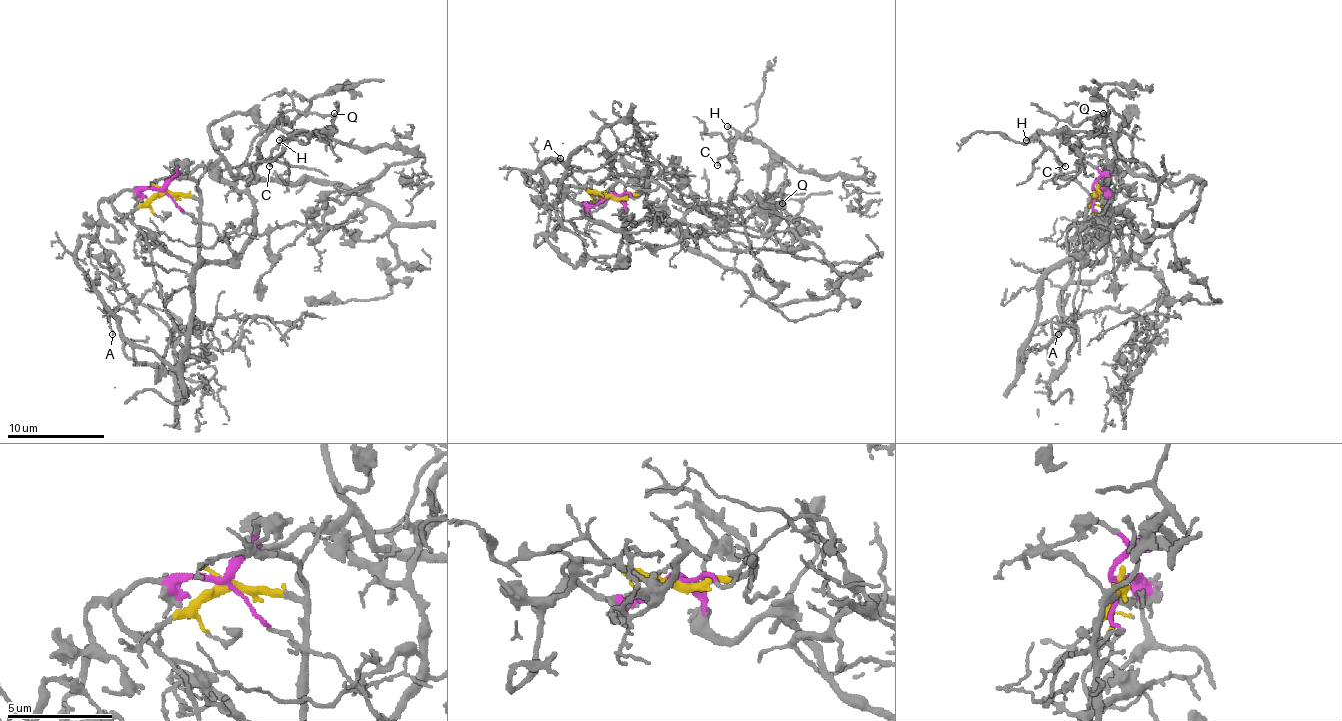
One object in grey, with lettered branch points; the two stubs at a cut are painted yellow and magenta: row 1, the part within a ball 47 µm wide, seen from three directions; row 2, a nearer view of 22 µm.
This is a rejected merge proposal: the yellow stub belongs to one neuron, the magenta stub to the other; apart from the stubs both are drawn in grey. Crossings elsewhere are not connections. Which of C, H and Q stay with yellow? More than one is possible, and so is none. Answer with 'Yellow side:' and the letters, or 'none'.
Yellow side: Q

